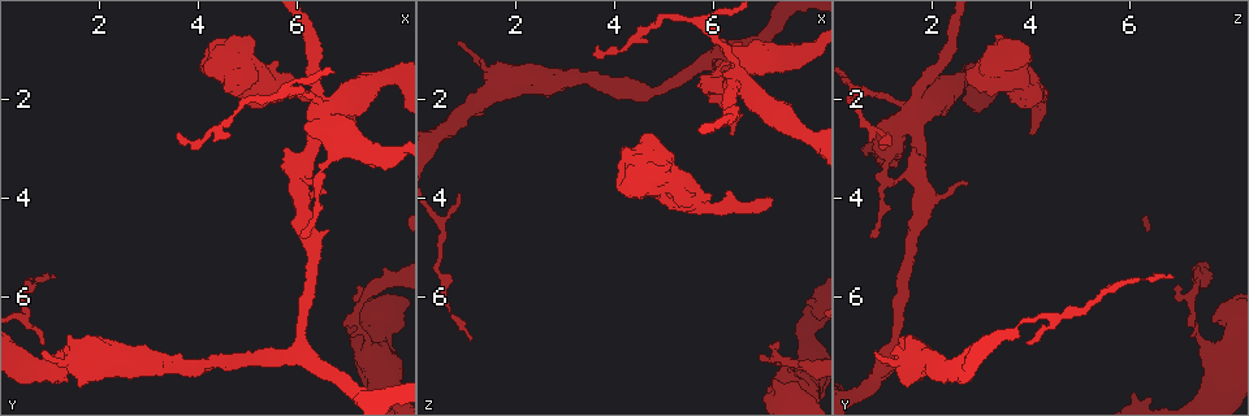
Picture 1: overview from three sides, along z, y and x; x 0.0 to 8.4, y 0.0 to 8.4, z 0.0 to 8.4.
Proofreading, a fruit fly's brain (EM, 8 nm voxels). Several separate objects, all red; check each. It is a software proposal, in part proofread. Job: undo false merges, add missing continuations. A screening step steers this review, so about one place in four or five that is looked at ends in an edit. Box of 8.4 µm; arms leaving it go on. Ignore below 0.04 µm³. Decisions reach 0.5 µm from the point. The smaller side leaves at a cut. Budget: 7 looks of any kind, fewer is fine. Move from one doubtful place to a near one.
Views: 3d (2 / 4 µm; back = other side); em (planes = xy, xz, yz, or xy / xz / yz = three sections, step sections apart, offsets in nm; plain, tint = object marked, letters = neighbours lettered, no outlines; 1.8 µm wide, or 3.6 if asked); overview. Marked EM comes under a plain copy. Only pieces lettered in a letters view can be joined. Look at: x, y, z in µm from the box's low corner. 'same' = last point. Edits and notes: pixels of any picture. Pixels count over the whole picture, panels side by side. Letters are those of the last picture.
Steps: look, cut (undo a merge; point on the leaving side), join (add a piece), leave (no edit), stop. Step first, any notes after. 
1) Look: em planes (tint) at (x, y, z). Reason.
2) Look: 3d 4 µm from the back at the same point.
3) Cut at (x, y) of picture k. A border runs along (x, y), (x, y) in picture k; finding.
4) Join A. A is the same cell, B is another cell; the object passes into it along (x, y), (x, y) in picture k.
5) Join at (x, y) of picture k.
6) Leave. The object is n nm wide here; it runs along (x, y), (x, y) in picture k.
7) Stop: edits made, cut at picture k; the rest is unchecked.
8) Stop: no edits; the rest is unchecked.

Look: em yz step 16 (tint) at (4.70, 1.45, 2.75). Free end.

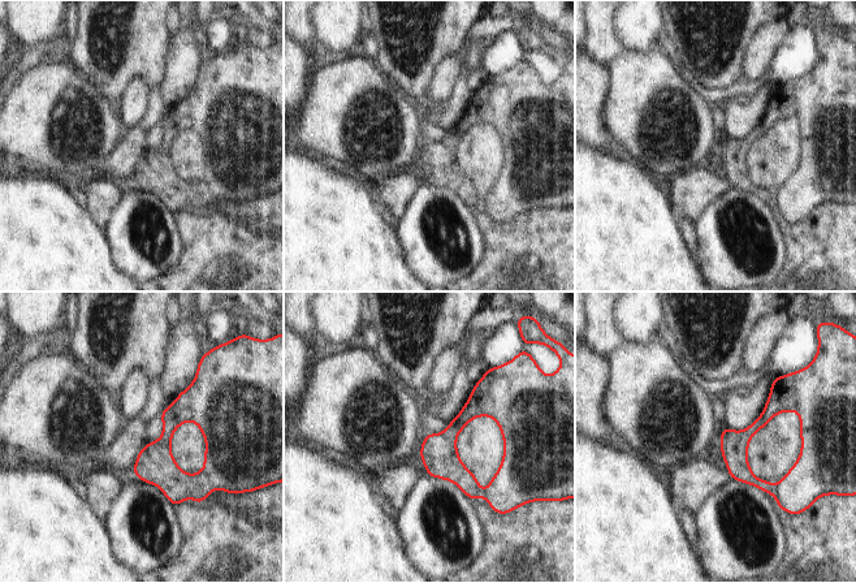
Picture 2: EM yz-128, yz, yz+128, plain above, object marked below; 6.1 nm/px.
Look: em planes (letters) at the same point.

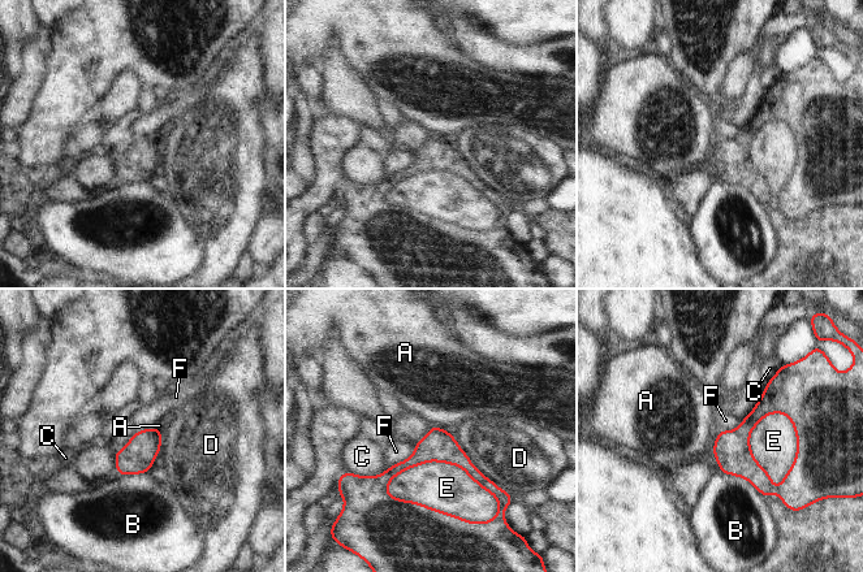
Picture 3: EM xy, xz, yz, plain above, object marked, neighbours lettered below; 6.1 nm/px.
Leave. The longest contact is with E, 700 nm; A, B, C, D, E and F are other cells; it runs along (436, 429), (383, 481), (391, 501), (424, 512) in picture 3; none of them fits.

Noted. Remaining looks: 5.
Look: em planes (letters) at (7.10, 2.75, 4.00).

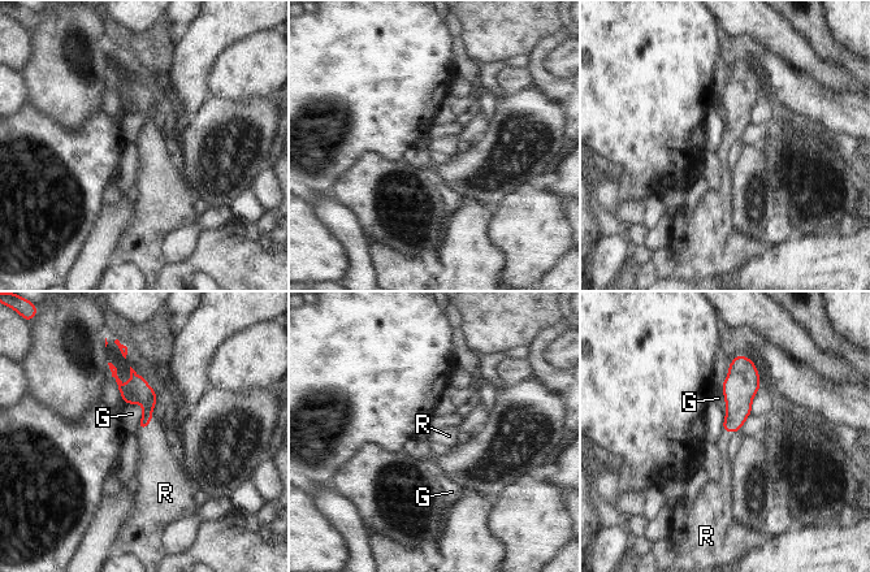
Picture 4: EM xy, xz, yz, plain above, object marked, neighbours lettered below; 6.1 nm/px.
Join R. R is the same cell, G is another cell; the cell continues.

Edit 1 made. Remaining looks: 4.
Look: overview. See it whole again.

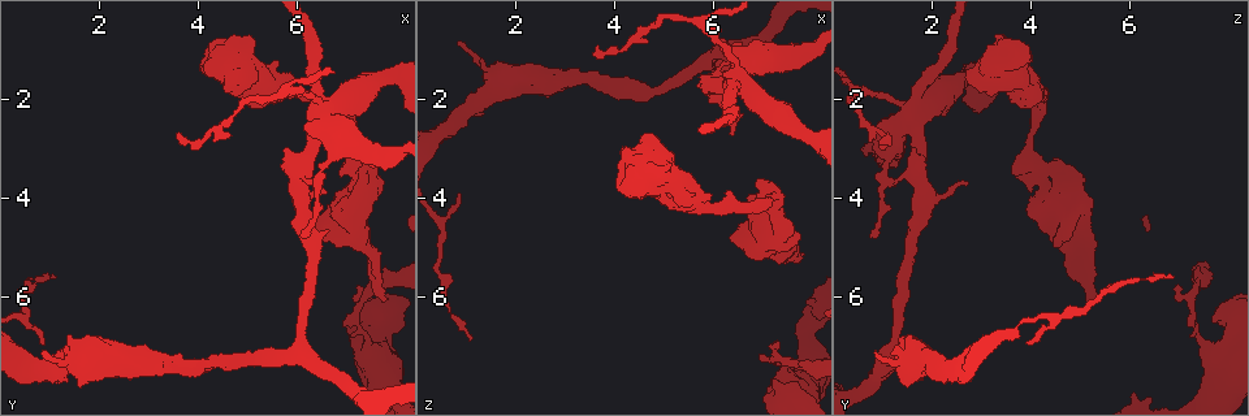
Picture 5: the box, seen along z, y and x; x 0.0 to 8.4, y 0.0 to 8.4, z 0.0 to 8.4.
Look: 3d 4 µm at (6.55, 2.35, 1.55). Thick turns thin.

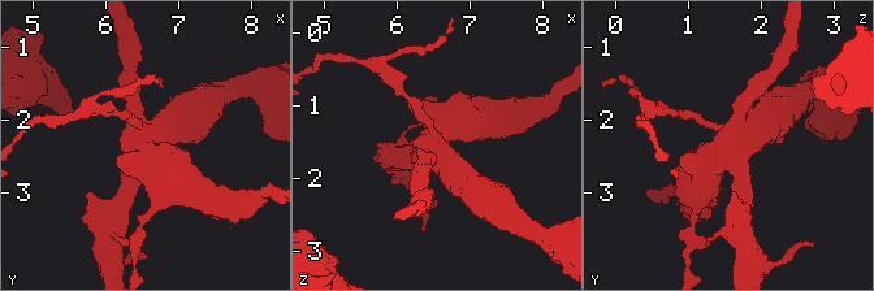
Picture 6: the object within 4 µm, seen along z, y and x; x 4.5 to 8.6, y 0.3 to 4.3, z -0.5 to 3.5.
Look: em 3.6 µm planes (tint) at (6.50, 2.35, 1.50).

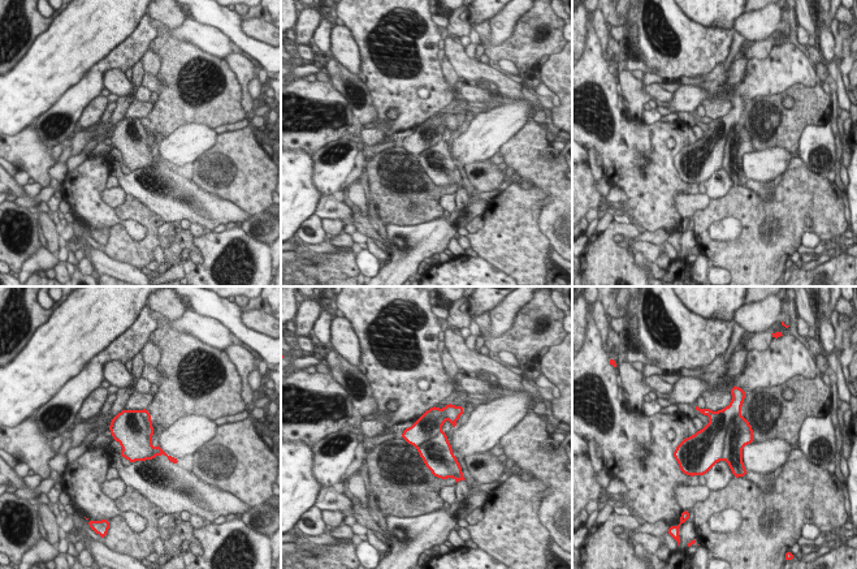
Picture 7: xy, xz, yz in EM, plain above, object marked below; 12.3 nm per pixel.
Look: em 3.6 µm planes (letters) at the same point. What lies round it.

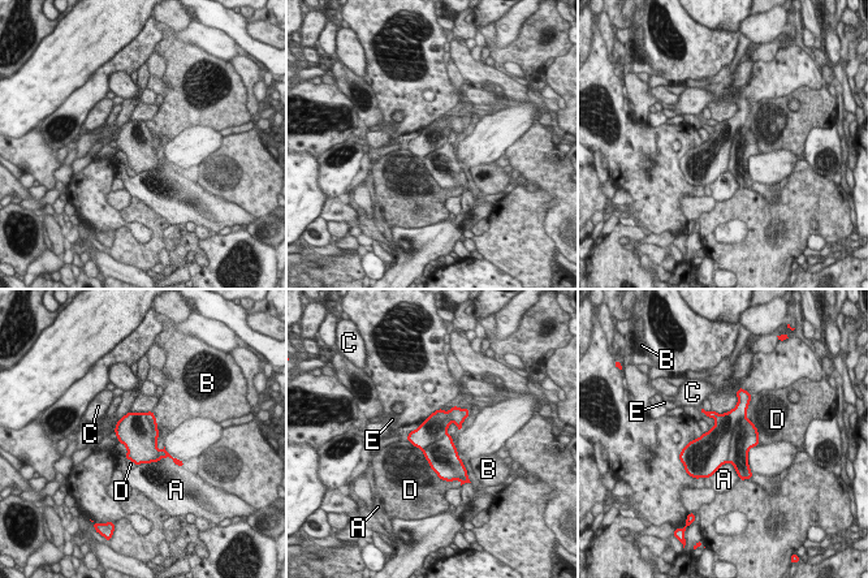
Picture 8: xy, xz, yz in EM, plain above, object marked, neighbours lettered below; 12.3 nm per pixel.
Cut at (713, 445) of picture 8. A, B, C, D and E are other cells; a border runs along (745, 414), (733, 430), (728, 461) in picture 8; two cells meet here.

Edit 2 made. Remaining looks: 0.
Stop: edits made, join at picture 4, cut at picture 8; the rest is unchecked.

